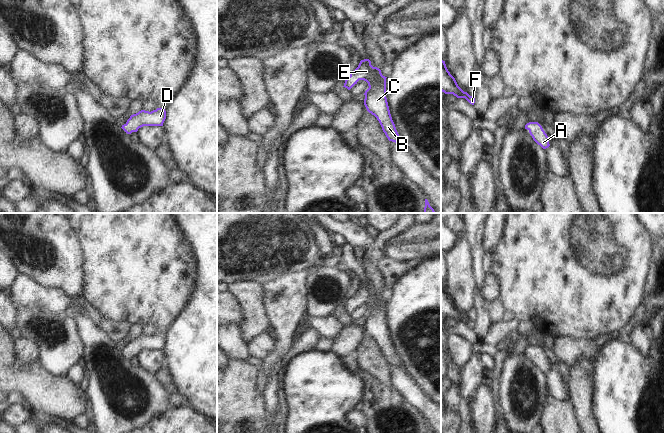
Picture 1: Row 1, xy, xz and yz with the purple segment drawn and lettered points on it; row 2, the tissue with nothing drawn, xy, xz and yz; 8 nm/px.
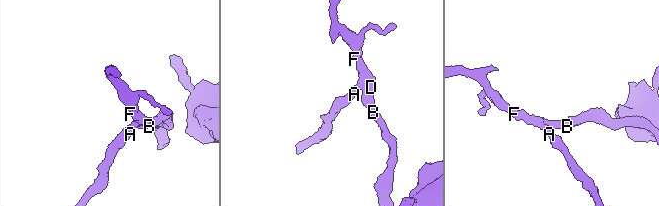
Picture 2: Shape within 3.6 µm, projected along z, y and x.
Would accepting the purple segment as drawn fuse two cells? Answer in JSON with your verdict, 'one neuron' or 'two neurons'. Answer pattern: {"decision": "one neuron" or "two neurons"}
{"decision": "one neuron"}

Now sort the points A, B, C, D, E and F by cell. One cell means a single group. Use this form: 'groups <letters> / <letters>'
groups A B C D E F

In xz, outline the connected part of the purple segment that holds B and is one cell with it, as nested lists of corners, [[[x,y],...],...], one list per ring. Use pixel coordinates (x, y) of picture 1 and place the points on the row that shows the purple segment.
[[[364,59],[361,60],[358,67],[346,77],[343,87],[350,90],[359,80],[366,81],[369,86],[364,93],[364,105],[367,111],[377,118],[389,141],[405,146],[390,114],[386,98],[386,78],[387,77],[382,75],[379,68],[371,65],[369,59]]]

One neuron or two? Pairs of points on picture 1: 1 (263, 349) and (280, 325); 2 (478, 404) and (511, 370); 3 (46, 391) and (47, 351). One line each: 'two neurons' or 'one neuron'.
1: two neurons
2: two neurons
3: two neurons

